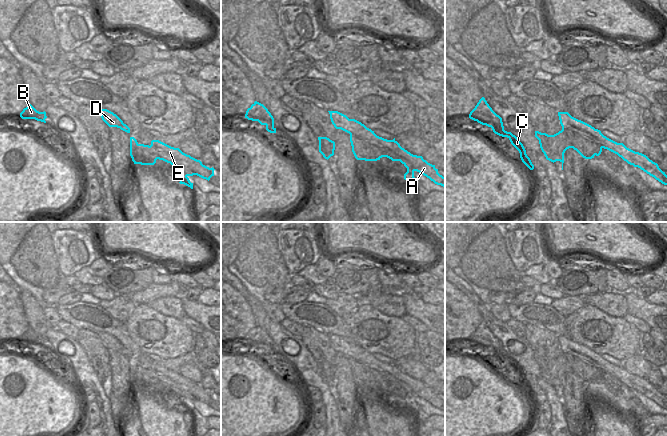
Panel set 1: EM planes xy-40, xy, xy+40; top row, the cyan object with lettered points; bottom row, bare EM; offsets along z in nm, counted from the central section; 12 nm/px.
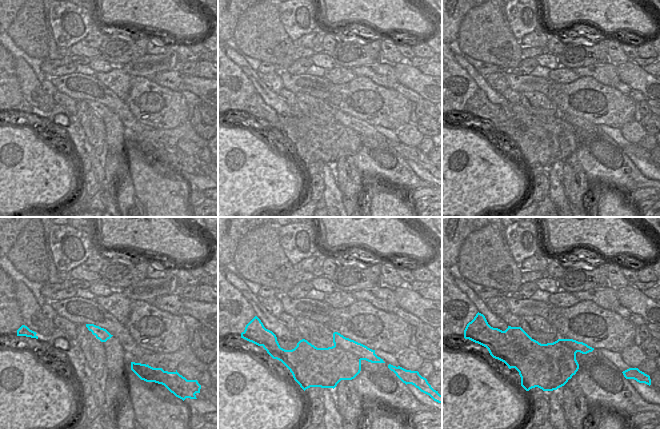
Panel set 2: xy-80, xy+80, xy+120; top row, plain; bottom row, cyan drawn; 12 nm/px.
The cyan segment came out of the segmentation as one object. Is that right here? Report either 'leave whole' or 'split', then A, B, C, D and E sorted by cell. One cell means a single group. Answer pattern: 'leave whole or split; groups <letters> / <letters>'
split; groups A D E / B C

